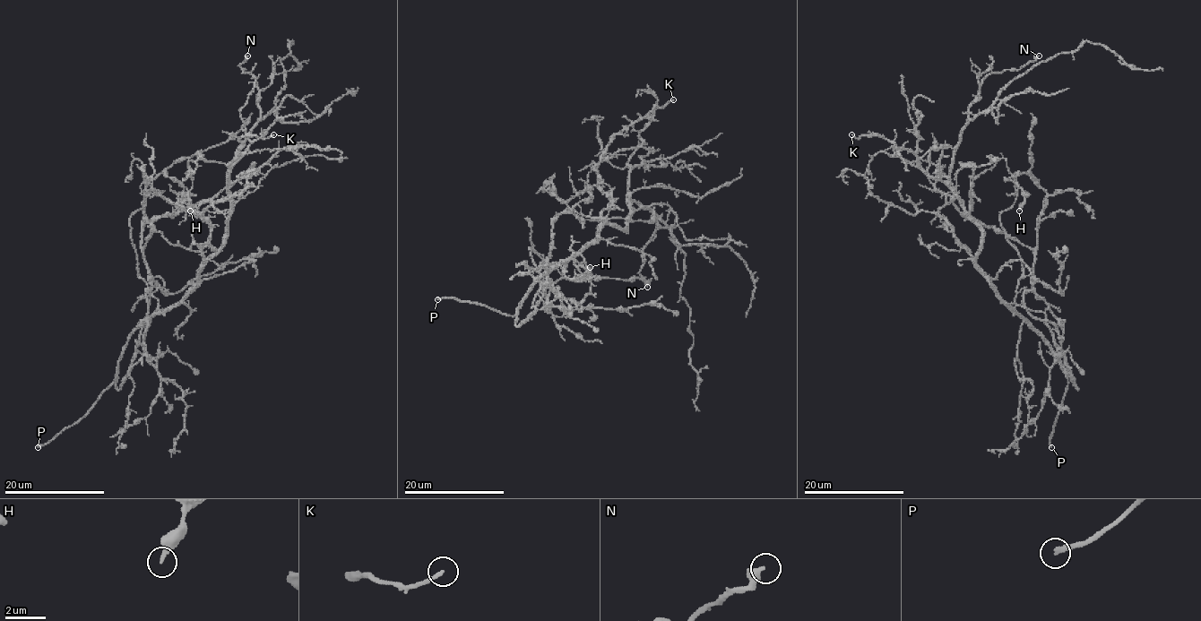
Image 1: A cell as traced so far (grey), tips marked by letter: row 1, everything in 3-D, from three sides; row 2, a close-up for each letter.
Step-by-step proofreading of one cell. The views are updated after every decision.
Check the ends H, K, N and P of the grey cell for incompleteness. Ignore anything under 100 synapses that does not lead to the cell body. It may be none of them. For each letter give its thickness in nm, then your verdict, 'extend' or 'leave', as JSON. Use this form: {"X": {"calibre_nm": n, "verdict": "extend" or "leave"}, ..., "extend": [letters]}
{"H": {"calibre_nm": 240, "verdict": "leave"}, "K": {"calibre_nm": 180, "verdict": "leave"}, "N": {"calibre_nm": 420, "verdict": "leave"}, "P": {"calibre_nm": 240, "verdict": "extend"}, "extend": ["P"]}

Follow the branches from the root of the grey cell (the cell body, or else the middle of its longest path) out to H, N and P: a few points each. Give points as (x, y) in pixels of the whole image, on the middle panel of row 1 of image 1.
H: (563, 263), (527, 292), (517, 325), (536, 309), (546, 271), (545, 294), (569, 258), (590, 267)
N: (563, 263), (605, 224), (625, 229), (628, 198), (660, 217), (642, 252), (640, 273), (647, 287)
P: (563, 263), (557, 263), (527, 292), (514, 315), (454, 298), (437, 299)

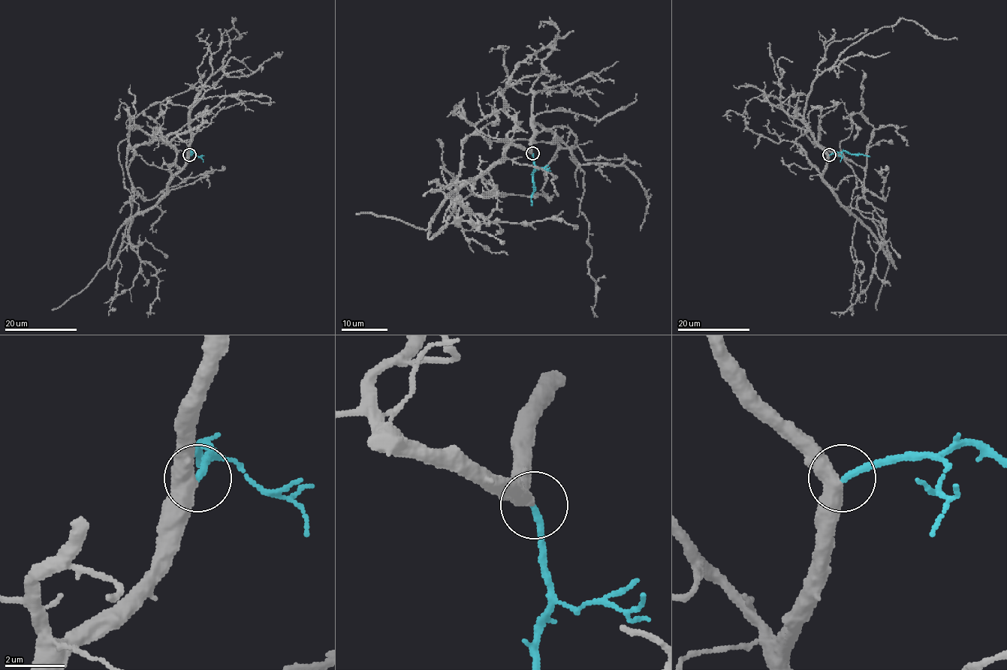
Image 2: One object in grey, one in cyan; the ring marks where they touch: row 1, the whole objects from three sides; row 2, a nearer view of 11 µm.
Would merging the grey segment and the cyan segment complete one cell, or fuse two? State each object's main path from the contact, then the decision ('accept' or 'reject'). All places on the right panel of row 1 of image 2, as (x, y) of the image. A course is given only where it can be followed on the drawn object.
grey runs (829, 155), (824, 181), (868, 229), (896, 268), (878, 228), (858, 208), (873, 130), (862, 113), (862, 70); cyan runs (829, 154), (847, 151), (869, 156); accept

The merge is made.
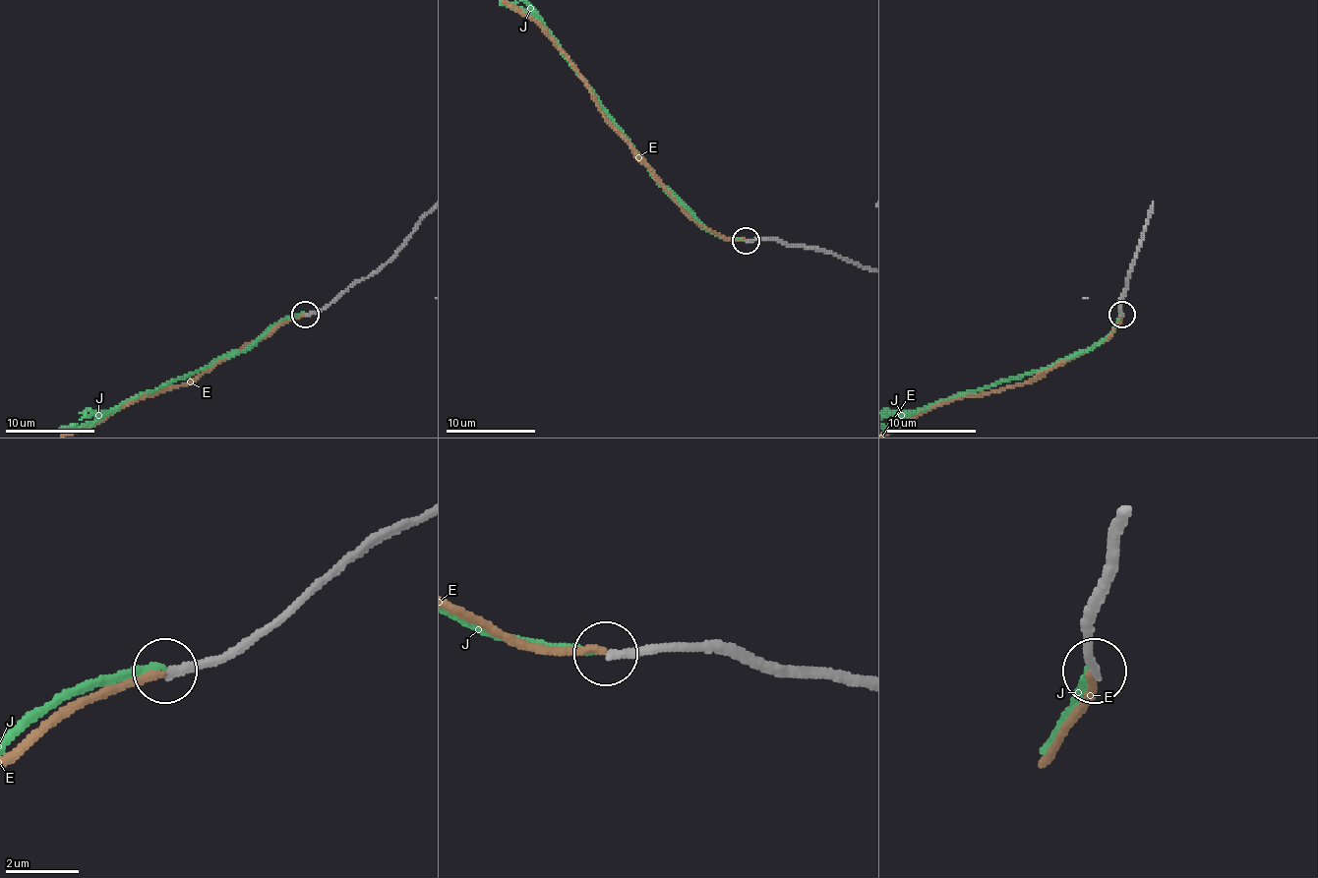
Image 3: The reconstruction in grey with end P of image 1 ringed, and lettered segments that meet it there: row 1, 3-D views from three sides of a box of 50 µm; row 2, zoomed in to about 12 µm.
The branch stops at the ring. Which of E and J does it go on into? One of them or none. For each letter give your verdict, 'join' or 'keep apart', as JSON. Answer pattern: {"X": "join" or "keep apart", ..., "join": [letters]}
{"E": "keep apart", "J": "keep apart", "join": []}

